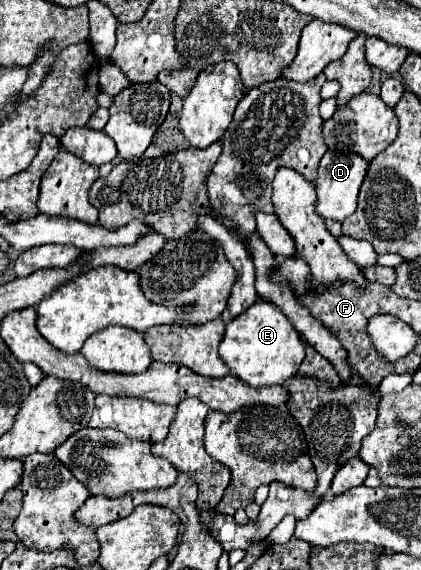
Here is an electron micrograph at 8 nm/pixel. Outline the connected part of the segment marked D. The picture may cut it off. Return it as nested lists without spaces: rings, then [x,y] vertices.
[[[326,151],[326,155],[320,159],[320,169],[316,179],[318,215],[336,221],[344,221],[346,217],[350,217],[356,211],[356,199],[366,171],[368,171],[368,161],[362,155],[354,155],[352,151]]]

